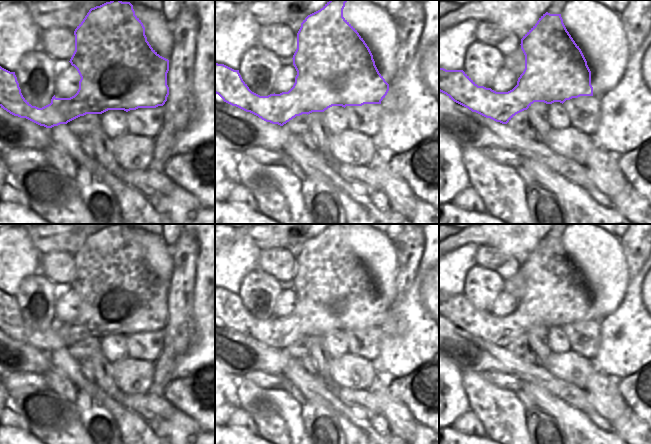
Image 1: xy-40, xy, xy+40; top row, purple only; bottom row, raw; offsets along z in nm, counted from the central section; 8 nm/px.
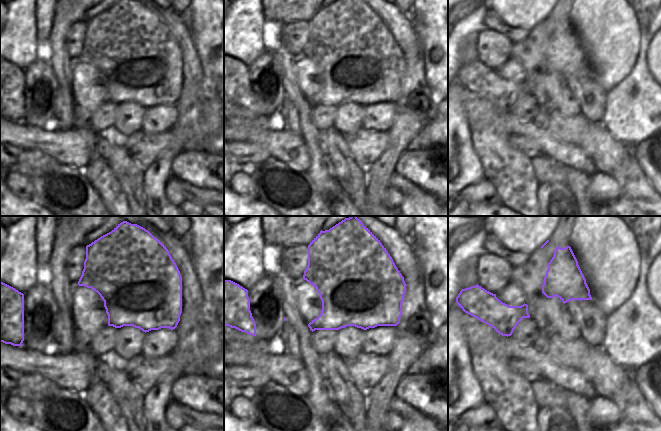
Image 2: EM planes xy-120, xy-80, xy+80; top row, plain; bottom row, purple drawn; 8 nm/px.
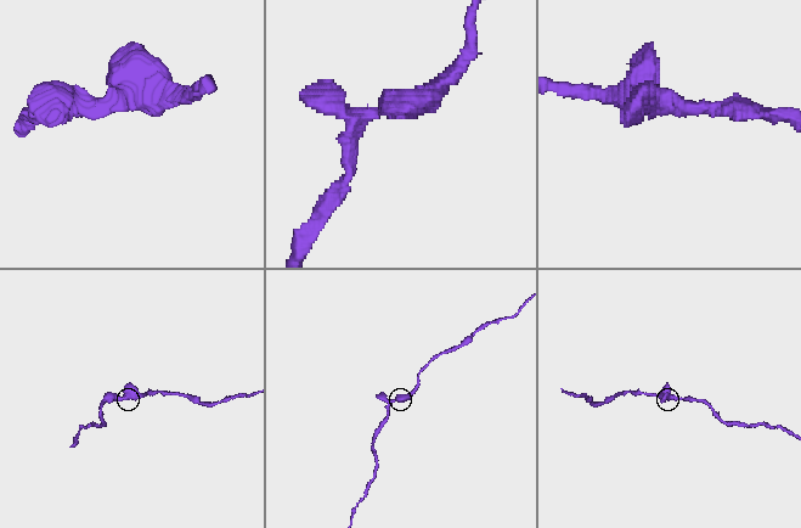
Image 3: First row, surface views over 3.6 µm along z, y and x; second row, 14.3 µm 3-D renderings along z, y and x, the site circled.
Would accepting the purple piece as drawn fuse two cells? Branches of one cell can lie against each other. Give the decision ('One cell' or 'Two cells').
One cell.

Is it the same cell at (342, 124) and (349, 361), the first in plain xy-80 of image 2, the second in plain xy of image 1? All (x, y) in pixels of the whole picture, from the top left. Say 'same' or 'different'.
different

